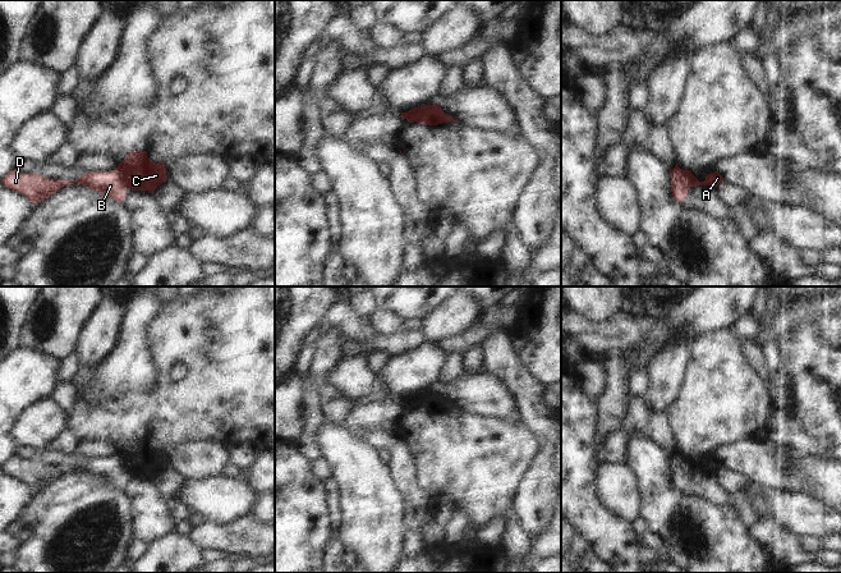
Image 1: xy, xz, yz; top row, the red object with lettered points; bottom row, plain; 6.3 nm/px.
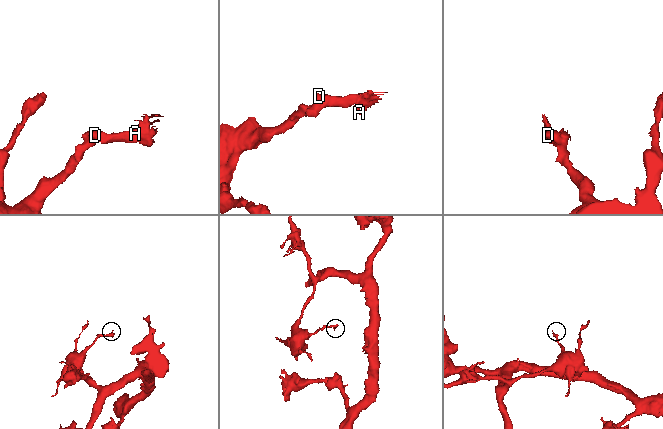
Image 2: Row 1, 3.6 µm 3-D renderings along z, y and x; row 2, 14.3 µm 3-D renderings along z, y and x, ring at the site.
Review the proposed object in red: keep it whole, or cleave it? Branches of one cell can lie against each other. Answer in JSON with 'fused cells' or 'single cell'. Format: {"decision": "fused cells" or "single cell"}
{"decision": "fused cells"}

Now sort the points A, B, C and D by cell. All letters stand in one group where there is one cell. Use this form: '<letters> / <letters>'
A C / B D

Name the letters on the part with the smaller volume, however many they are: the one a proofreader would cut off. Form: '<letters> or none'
A, C.

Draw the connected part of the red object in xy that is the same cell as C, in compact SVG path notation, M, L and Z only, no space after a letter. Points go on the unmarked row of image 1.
M133 437L118 450L123 458L123 466L132 477L153 477L167 467L164 449L156 450L150 446L146 437Z

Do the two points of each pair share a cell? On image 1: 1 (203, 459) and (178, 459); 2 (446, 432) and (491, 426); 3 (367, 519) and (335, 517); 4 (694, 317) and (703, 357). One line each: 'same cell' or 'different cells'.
1: same cell
2: same cell
3: different cells
4: different cells

